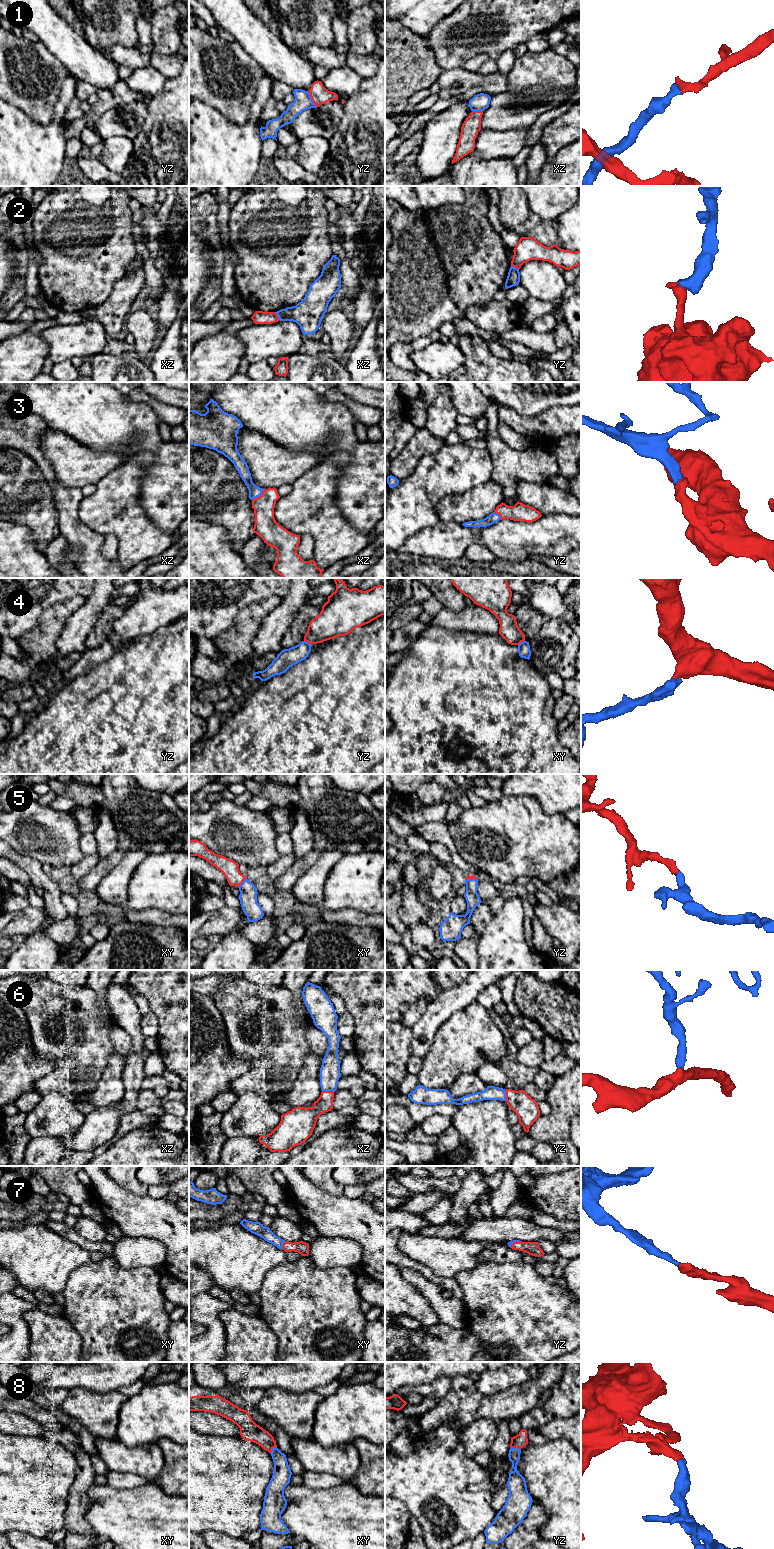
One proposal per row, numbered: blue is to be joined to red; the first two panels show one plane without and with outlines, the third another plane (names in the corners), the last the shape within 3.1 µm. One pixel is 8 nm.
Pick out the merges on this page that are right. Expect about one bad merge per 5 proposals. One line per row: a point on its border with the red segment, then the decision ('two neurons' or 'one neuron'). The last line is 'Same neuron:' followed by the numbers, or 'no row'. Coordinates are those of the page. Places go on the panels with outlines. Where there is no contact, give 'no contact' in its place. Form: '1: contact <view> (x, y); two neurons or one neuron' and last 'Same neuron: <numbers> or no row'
1: contact yz (311, 98); one neuron
2: contact xz (277, 316); two neurons
3: contact xz (259, 496); one neuron
4: contact yz (307, 641); one neuron
5: contact xy (242, 882); one neuron
6: contact xz (328, 1091); one neuron
7: contact xy (283, 1245); one neuron
8: contact yz (515, 1447); one neuron
Same neuron: 1, 3, 4, 5, 6, 7, 8

